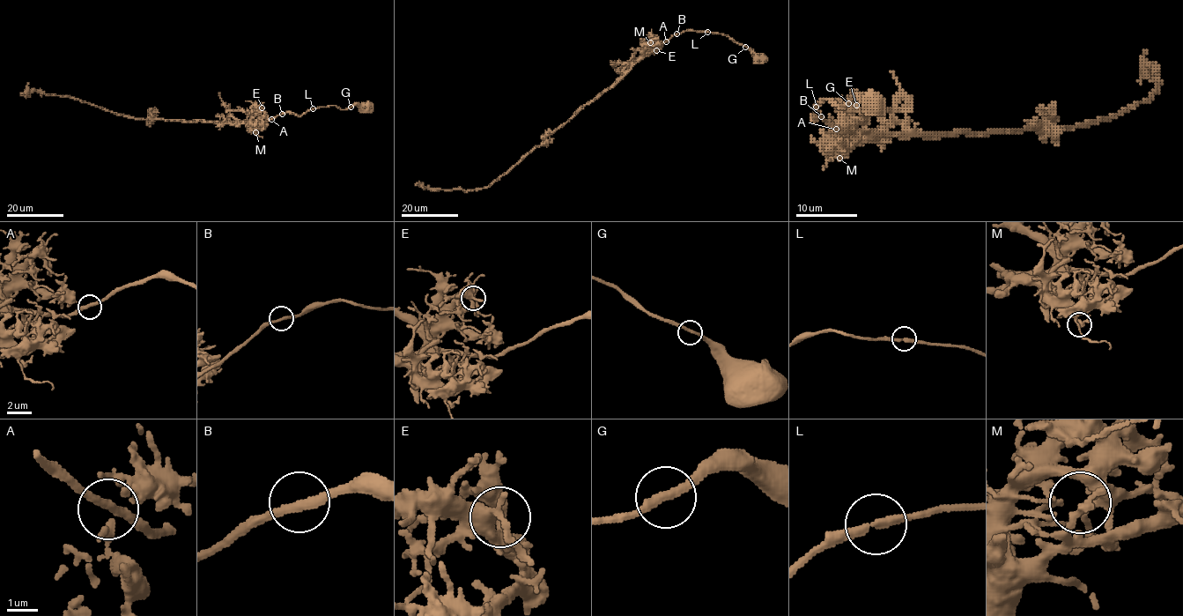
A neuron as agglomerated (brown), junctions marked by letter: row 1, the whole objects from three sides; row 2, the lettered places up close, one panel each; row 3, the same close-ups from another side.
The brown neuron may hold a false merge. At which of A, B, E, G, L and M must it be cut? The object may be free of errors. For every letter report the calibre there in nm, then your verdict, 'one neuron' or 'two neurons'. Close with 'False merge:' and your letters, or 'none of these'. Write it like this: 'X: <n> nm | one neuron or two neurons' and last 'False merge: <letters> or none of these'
A: 280 nm | one neuron
B: 260 nm | one neuron
E: 200 nm | one neuron
G: 260 nm | one neuron
L: 260 nm | one neuron
M: 220 nm | one neuron
False merge: none of these

